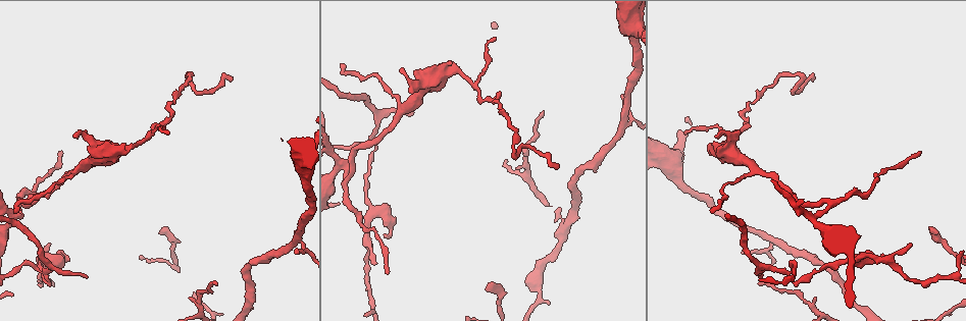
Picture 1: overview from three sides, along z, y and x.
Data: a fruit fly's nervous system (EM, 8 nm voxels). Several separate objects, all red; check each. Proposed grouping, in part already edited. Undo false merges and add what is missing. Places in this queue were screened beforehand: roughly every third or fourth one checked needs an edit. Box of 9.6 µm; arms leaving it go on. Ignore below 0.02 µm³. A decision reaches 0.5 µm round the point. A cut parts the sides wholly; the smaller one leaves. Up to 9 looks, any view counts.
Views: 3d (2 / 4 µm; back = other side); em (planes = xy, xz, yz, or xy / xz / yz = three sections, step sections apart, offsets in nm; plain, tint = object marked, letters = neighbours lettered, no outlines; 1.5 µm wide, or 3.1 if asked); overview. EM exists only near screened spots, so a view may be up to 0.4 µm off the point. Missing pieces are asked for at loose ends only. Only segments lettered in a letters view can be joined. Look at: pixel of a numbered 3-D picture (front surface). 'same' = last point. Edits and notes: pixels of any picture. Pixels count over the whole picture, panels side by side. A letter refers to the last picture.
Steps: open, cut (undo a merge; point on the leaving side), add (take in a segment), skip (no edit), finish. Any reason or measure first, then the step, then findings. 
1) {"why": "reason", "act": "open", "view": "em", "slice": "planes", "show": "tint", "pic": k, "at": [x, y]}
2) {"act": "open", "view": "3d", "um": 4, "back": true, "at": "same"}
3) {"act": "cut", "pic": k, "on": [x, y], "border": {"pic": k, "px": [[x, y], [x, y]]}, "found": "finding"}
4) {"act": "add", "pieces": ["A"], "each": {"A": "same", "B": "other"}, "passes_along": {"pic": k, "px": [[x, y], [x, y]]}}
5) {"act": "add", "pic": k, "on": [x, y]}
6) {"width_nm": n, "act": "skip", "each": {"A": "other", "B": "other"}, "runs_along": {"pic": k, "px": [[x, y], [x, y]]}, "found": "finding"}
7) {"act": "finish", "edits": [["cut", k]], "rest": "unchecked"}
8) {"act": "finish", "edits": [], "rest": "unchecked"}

{"why": "three arms meet", "act": "open", "view": "3d", "um": 2, "pic": 1, "at": [46, 278]}

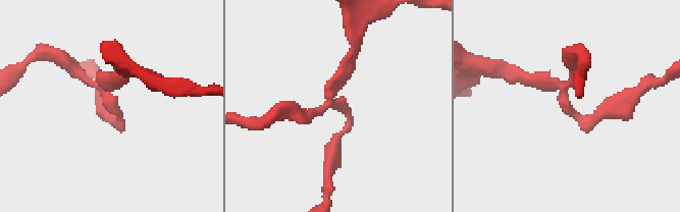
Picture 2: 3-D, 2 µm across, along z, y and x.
{"arms": 3, "act": "open", "view": "em", "slice": "yz", "step": 4, "show": "tint", "pic": 2, "at": [334, 102]}

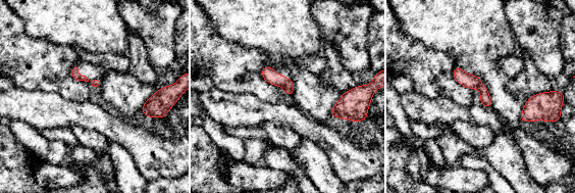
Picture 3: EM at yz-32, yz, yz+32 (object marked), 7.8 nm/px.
{"why": "what lies round it", "act": "open", "view": "em", "slice": "yz", "step": 4, "show": "letters", "at": "same"}

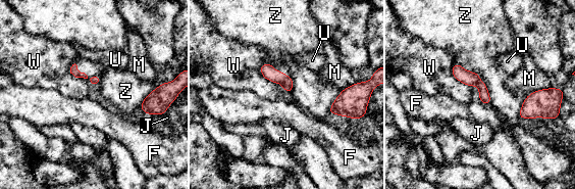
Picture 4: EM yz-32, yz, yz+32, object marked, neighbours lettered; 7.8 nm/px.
{"longest_contact_nm": ["Z", 440], "act": "cut", "pic": 4, "on": [266, 69], "each": {"F": "other", "J": "other", "M": "other", "U": "other", "W": "other", "Z": "other"}, "found": "a second cell is stuck on"}

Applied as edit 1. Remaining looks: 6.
{"act": "open", "view": "overview"}

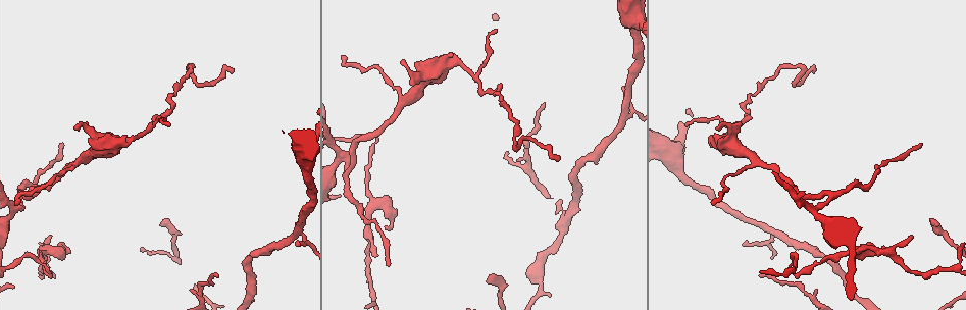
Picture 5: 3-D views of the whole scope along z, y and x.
{"why": "sudden change in width", "act": "open", "view": "3d", "um": 2, "pic": 5, "at": [21, 198]}

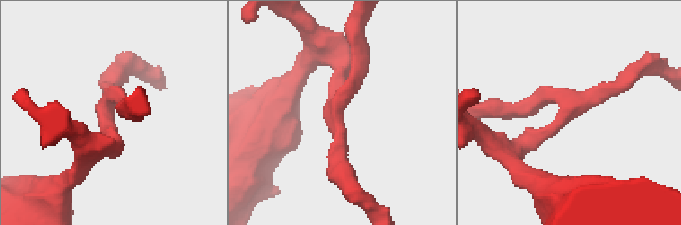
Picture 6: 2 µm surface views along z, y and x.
{"arms": 3, "act": "open", "view": "em", "slice": "planes", "show": "letters", "pic": 6, "at": [566, 103]}

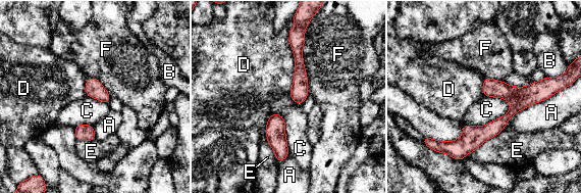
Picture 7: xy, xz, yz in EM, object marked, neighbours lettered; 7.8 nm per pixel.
{"act": "skip", "each": {"A": "other", "B": "other", "C": "other", "D": "other", "E": "other", "F": "other"}, "found": "one cell here"}

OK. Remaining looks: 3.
{"why": "end of a long branch", "act": "open", "view": "em", "slice": "planes", "show": "tint", "pic": 5, "at": [17, 205]}

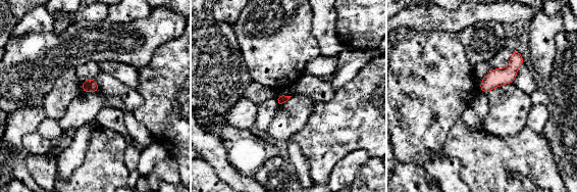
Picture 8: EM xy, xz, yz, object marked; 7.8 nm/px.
{"act": "open", "view": "em", "slice": "planes", "show": "letters", "at": "same"}

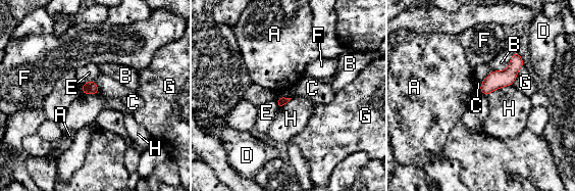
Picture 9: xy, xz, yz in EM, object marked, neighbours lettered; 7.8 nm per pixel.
{"longest_contact_nm": ["H", 220], "act": "skip", "each": {"A": "other", "B": "other", "C": "other", "D": "other", "E": "other", "F": "other", "G": "other", "H": "other"}, "runs_along": {"pic": 9, "px": [[518, 57], [502, 79], [482, 89]]}, "found": "no lettered segment goes on from it"}

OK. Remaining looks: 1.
{"act": "finish", "edits": [["cut", 4]], "rest": "unchecked"}

